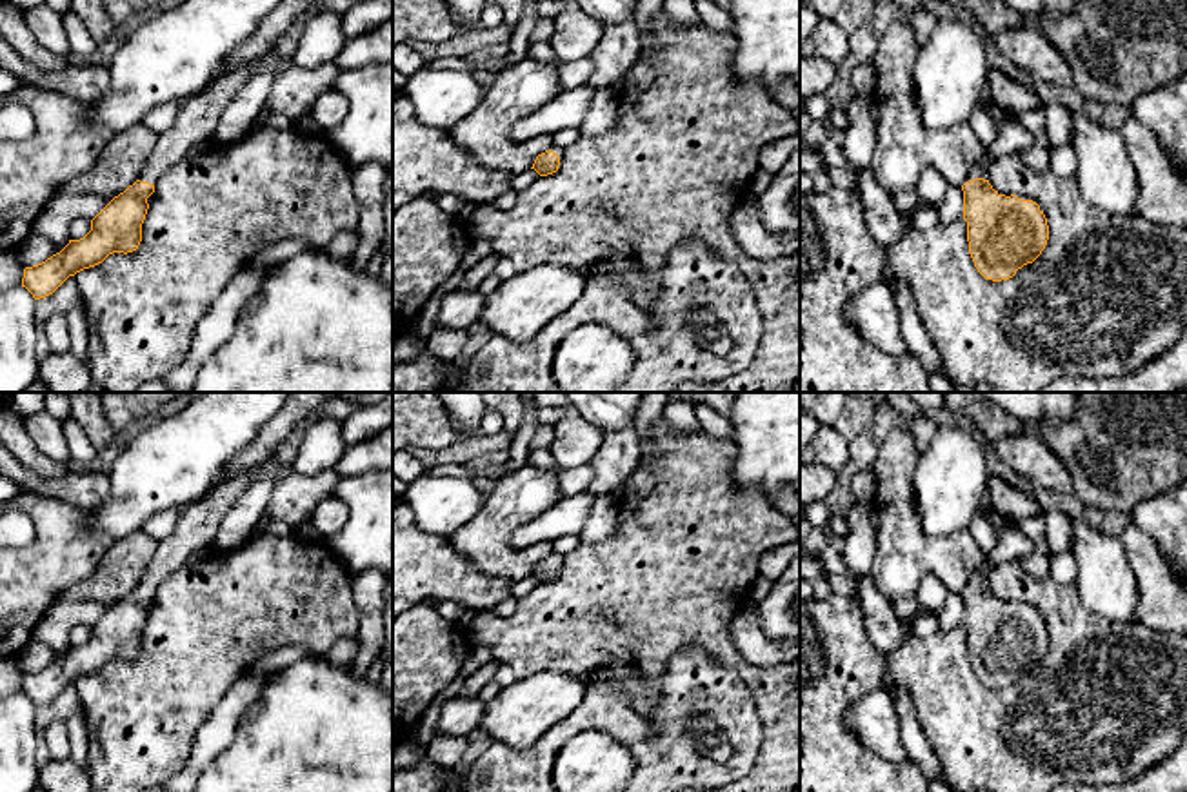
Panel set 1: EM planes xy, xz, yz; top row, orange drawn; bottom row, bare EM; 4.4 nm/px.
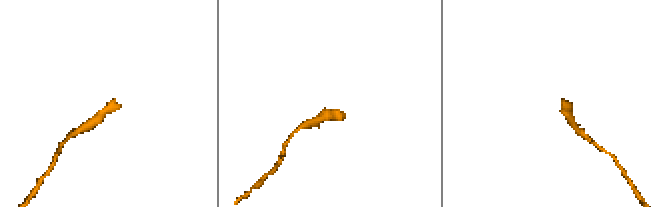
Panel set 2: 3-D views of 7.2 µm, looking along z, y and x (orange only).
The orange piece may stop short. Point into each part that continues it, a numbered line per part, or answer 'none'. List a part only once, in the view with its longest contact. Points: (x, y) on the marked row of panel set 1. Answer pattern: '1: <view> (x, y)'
1: yz (980, 169)

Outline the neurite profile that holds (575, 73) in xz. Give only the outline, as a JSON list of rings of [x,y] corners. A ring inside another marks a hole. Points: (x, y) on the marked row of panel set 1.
[[[585,56],[569,64],[562,64],[558,74],[562,91],[584,85],[593,74],[593,58]]]

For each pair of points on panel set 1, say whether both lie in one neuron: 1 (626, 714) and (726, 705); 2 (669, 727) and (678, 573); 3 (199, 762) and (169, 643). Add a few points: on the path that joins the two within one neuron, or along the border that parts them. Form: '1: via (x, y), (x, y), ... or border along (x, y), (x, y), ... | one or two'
1: via (642, 743), (660, 740), (697, 705) | one
2: border along (715, 658), (698, 647), (682, 647), (657, 680) | two
3: border along (217, 705), (197, 731), (189, 760), (179, 772) | two

